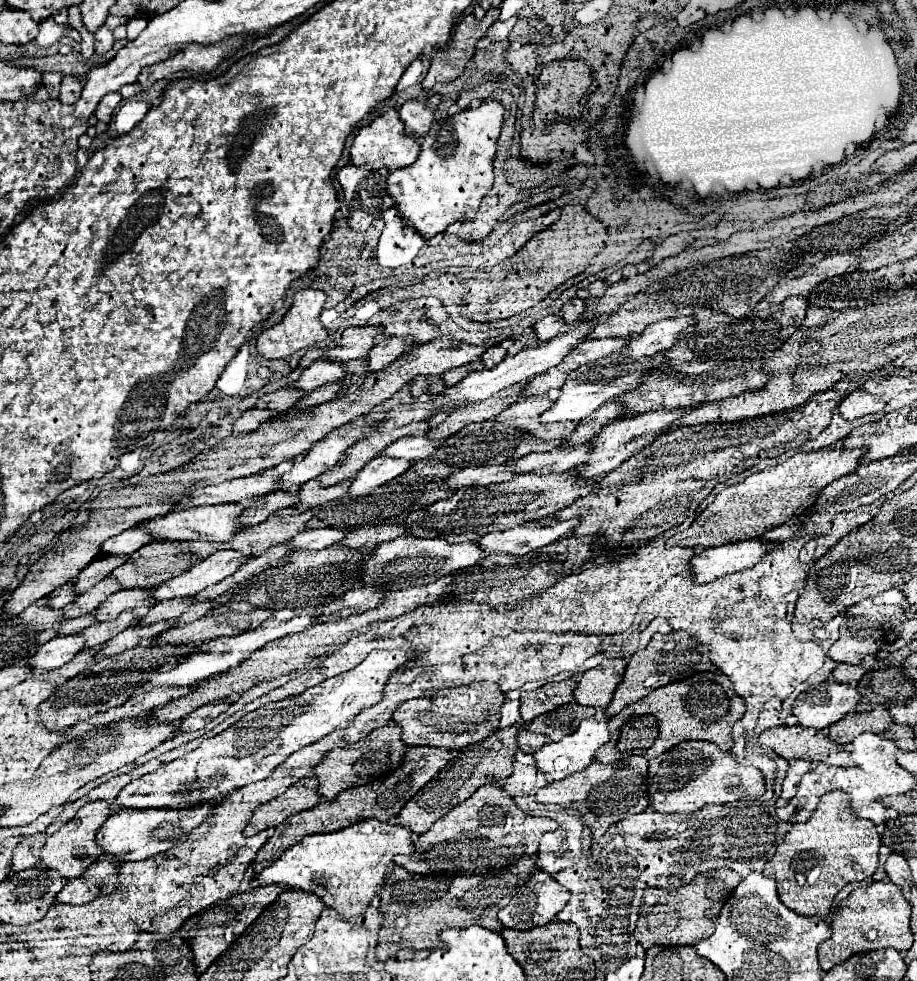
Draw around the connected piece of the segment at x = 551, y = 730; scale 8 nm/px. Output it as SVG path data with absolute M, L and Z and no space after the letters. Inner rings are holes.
M572 701L572 703L566 703L564 707L550 711L548 717L544 717L544 719L538 717L538 719L530 721L530 725L524 725L524 727L530 729L530 731L548 735L550 741L560 741L562 737L572 735L578 729L580 721L594 717L594 713L596 713L596 709L584 707L576 701Z

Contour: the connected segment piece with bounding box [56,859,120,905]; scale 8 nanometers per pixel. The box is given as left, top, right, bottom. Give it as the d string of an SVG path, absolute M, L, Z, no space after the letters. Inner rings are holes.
M100 859L82 877L70 879L56 899L60 903L82 905L94 901L104 893L114 893L118 885L118 873L120 873L120 865L116 861Z

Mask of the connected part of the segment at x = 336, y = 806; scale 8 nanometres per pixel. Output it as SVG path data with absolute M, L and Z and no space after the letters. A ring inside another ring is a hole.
M410 747L410 753L406 755L406 761L404 761L402 769L396 769L388 777L372 781L368 785L342 791L340 797L336 797L334 801L318 803L316 807L312 807L308 811L302 811L302 813L296 813L296 815L288 817L282 825L276 827L274 837L270 837L264 843L264 847L256 853L254 865L252 865L254 877L256 877L256 873L260 873L262 867L272 865L272 861L276 861L276 857L280 857L280 853L284 853L284 849L290 849L292 845L300 843L306 835L332 833L336 829L346 829L348 825L354 825L356 821L364 821L364 819L370 819L370 817L378 819L378 821L390 821L392 817L396 817L400 813L400 809L406 805L406 801L412 795L418 793L418 789L422 789L440 769L444 769L444 765L450 761L450 757L452 757L450 749Z

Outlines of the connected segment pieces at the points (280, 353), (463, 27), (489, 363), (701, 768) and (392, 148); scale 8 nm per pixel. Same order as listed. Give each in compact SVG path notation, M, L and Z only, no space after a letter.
M302 289L294 295L294 303L288 311L288 315L282 319L282 323L274 325L272 329L262 331L262 335L256 341L256 349L264 359L286 359L288 355L300 351L300 349L308 349L314 347L316 343L322 343L328 333L324 329L324 325L320 323L320 313L324 309L326 303L326 293L318 291L318 289Z
M494 7L488 9L488 13L484 15L482 21L478 21L474 15L466 15L452 33L444 61L432 61L432 65L426 73L426 79L422 81L422 87L430 89L434 83L450 83L456 77L460 77L466 69L466 63L474 57L476 41L498 19L498 15L500 15L500 11Z
M494 345L494 347L490 347L490 349L482 355L482 363L486 365L486 369L492 369L492 367L496 367L504 357L506 357L506 349L500 347L500 345Z
M684 741L670 749L668 753L662 753L656 759L650 759L650 773L648 773L648 785L650 785L650 807L660 813L694 813L706 805L726 805L738 799L752 799L766 793L764 787L764 775L756 767L744 767L732 759L728 751L722 751L718 745L708 741Z
M394 109L386 111L374 123L362 127L356 133L354 143L350 147L350 161L356 167L364 167L368 171L376 171L376 169L382 169L382 167L386 167L388 171L396 171L396 169L402 169L402 167L412 165L416 161L418 153L420 153L420 145L418 145L416 139L404 137L402 131L404 131L404 123L400 121L398 111L394 111Z

